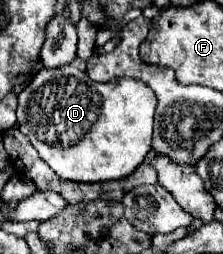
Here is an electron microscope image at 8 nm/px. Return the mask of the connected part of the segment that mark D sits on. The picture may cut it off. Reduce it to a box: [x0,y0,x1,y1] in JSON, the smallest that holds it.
[17,65,155,183]

